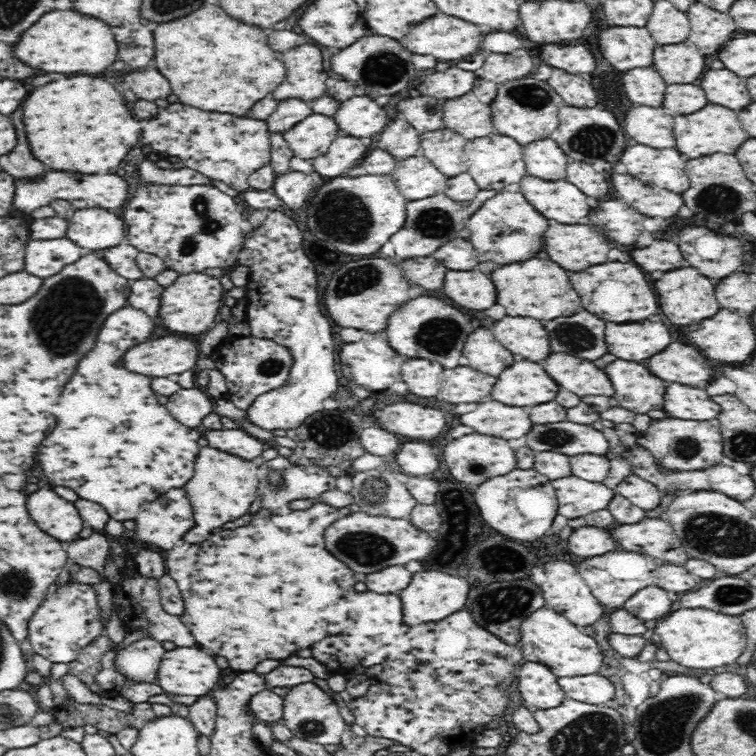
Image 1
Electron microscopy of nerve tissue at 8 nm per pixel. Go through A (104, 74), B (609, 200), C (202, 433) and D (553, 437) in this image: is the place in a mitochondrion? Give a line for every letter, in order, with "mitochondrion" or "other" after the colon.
A: other
B: other
C: other
D: mitochondrion

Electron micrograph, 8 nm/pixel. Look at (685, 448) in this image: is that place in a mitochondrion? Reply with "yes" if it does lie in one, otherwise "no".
yes

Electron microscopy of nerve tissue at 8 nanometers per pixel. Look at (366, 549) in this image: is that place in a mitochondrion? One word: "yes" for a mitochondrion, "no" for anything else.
yes

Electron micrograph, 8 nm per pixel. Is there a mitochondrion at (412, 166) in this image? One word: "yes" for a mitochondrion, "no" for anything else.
no

